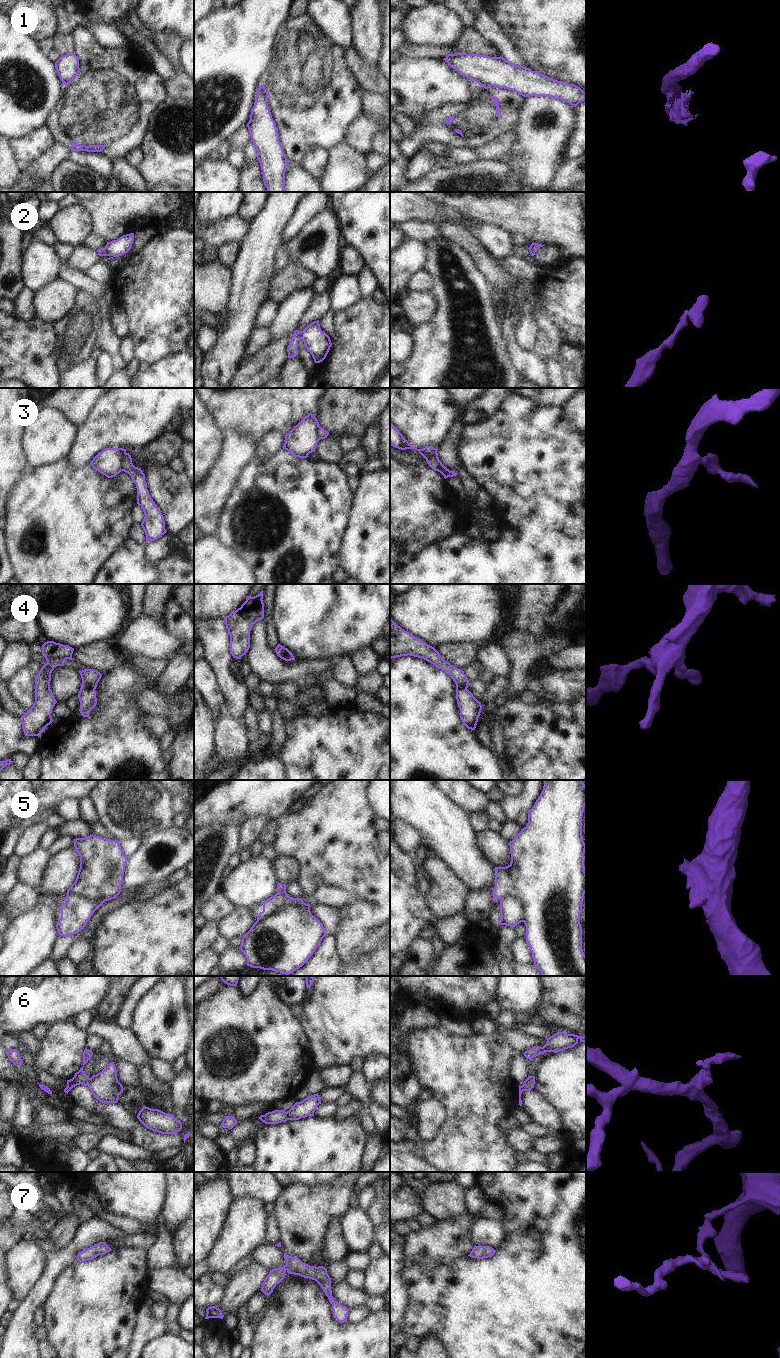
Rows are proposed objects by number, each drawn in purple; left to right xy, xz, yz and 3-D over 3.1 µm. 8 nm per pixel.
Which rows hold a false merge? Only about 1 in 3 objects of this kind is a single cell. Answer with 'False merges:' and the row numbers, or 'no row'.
False merges: 1, 2, 3, 5

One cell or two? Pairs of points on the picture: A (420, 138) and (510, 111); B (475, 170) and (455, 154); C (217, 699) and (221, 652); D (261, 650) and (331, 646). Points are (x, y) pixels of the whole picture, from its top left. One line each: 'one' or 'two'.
A: one
B: two
C: two
D: two

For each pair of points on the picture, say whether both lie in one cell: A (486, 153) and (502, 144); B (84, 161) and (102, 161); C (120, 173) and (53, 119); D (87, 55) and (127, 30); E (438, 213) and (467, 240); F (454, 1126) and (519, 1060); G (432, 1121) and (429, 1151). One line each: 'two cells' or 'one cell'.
A: one cell
B: one cell
C: two cells
D: two cells
E: two cells
F: two cells
G: two cells

